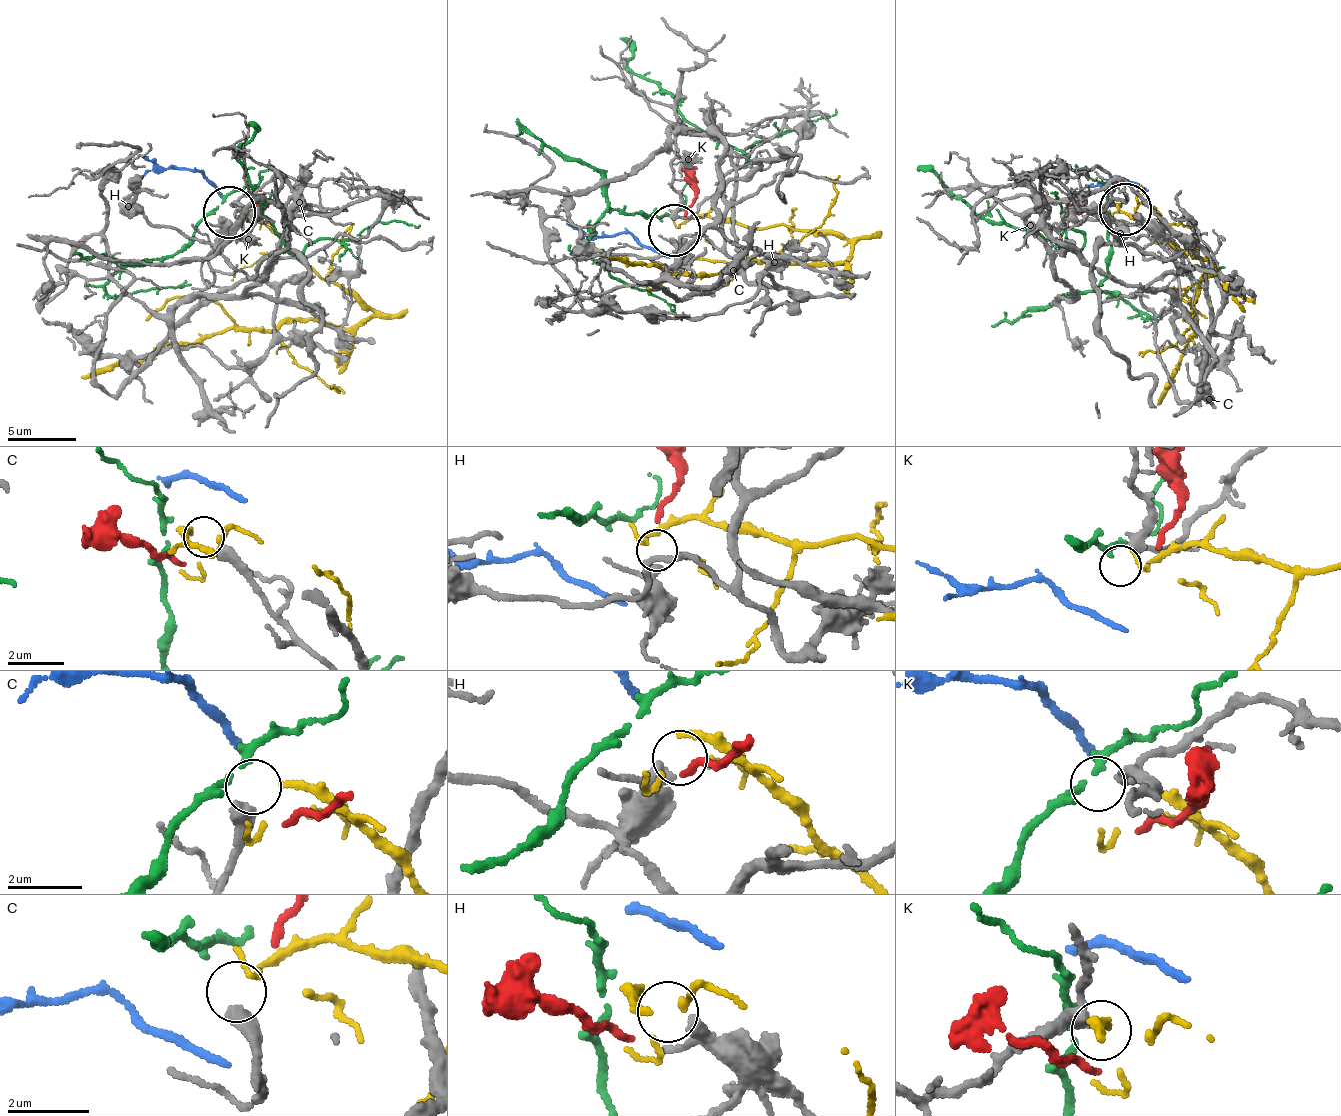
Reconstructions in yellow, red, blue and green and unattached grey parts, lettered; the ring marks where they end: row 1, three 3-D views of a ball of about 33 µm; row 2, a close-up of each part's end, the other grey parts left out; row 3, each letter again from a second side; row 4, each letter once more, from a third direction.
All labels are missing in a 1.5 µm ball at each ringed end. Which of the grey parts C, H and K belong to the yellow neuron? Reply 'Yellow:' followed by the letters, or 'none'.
Yellow: none

